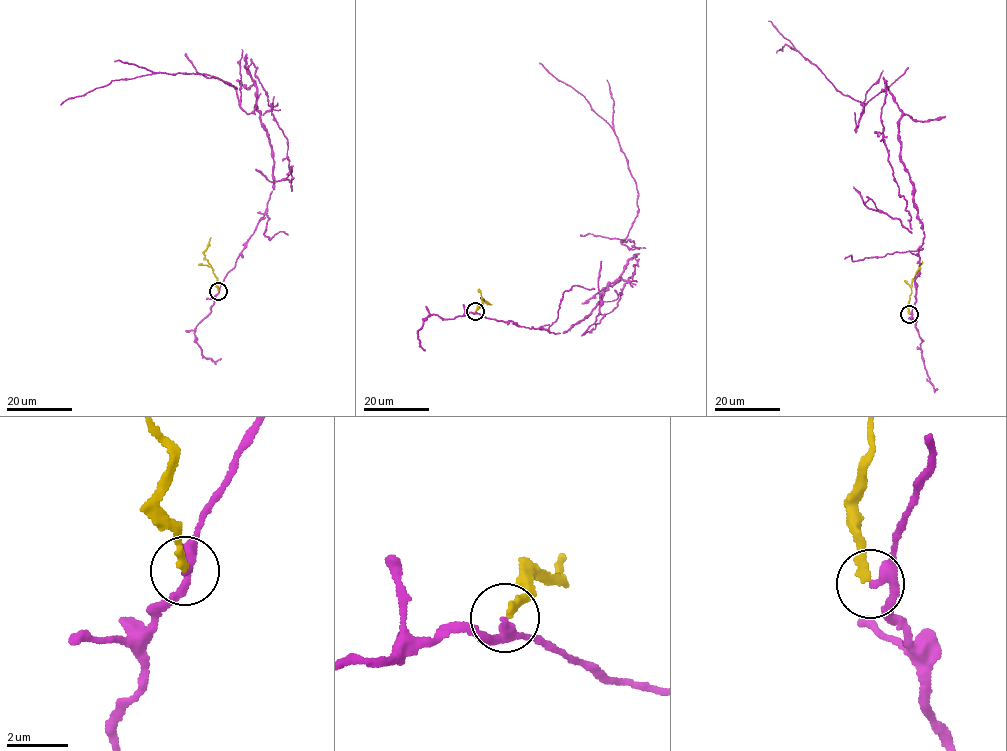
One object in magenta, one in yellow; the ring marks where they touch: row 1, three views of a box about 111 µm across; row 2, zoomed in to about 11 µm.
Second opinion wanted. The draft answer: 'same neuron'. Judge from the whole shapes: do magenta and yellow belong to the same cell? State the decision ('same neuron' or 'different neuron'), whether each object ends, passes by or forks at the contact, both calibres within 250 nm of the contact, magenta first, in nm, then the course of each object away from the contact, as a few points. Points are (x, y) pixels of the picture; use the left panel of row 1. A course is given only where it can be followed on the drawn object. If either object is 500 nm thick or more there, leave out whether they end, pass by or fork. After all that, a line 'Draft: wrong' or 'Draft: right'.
different neuron | magenta passes by | yellow ends | 240/220 nm | magenta via (218, 291), (273, 189), (245, 54), (239, 102), (236, 88), (217, 78), (162, 72), (60, 104) | yellow via (218, 290), (212, 267), (204, 254), (210, 237)
Draft: wrong

